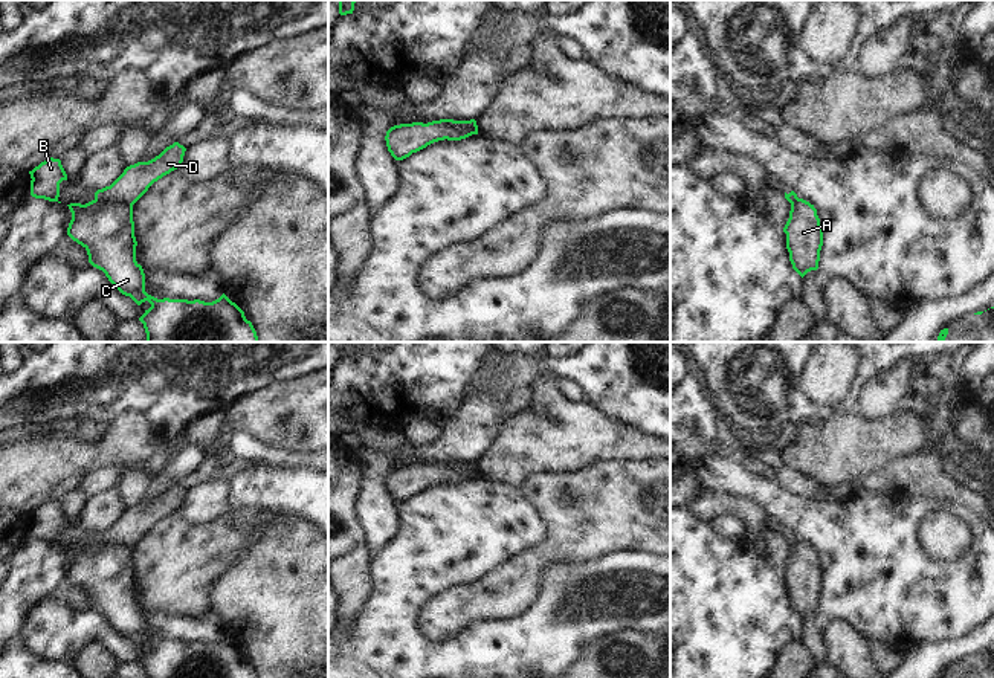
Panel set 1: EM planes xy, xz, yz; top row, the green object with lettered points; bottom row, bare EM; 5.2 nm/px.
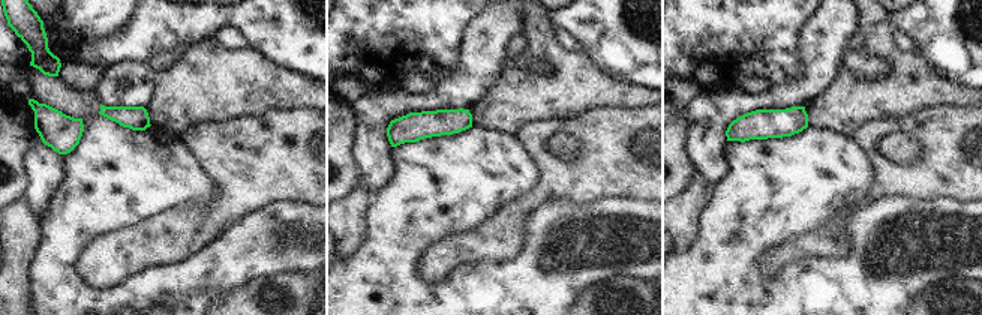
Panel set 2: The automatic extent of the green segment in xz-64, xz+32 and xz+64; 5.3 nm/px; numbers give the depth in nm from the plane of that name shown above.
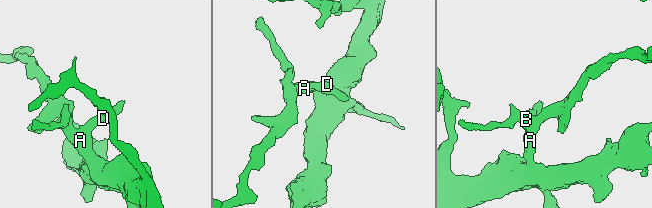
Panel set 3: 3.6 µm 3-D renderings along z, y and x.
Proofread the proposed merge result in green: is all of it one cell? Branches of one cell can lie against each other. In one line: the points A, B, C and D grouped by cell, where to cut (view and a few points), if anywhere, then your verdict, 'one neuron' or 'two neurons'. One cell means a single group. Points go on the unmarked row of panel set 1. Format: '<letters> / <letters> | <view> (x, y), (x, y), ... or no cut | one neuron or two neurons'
A B C / D | xz (437, 463), (463, 464), (471, 477) | two neurons

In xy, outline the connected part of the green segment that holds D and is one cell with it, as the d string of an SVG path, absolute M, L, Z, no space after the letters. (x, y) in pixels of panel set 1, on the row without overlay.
M174 484L154 501L127 508L110 528L95 534L95 544L133 548L154 524L182 507L185 493L183 487Z

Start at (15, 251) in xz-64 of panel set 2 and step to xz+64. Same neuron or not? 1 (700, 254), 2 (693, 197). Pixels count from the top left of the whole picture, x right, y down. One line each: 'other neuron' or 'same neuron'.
1: other neuron
2: same neuron

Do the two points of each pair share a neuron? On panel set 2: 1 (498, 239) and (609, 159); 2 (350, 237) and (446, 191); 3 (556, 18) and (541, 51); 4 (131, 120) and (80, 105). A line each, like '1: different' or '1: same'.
1: same
2: different
3: different
4: same

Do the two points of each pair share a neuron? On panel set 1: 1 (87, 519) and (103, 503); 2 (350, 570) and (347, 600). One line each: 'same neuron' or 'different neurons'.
1: same neuron
2: same neuron

